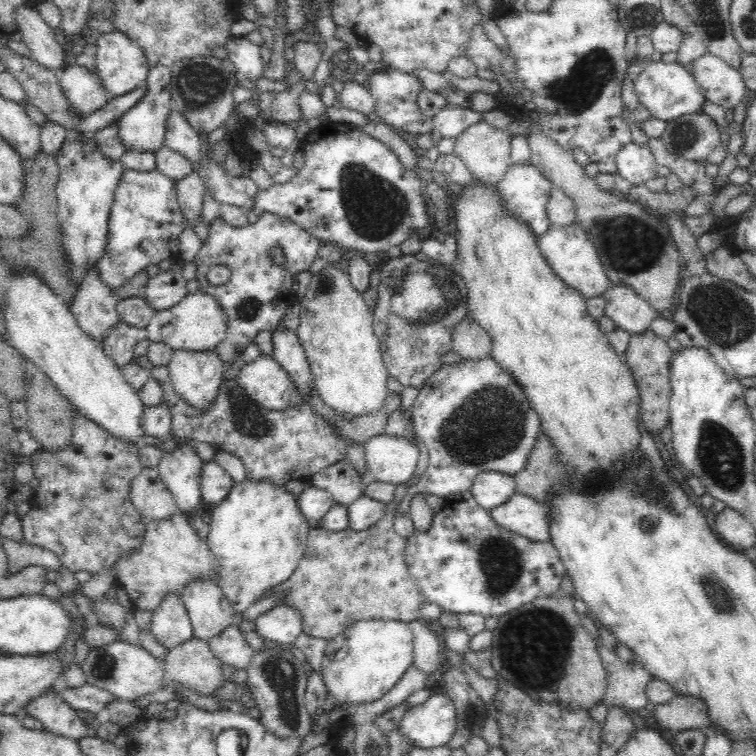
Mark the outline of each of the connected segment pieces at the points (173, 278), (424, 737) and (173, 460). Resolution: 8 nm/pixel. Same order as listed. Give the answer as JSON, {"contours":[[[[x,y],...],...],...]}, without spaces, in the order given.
{"contours":[[[[180,270],[160,271],[146,283],[145,298],[157,312],[173,308],[188,295],[186,281]]],[[[432,693],[424,704],[412,706],[404,714],[400,731],[415,747],[444,746],[456,732],[456,716],[454,702],[446,694]]],[[[177,445],[176,450],[166,452],[159,462],[159,475],[171,492],[178,511],[186,518],[200,511],[201,468],[204,462],[187,445]]]]}

